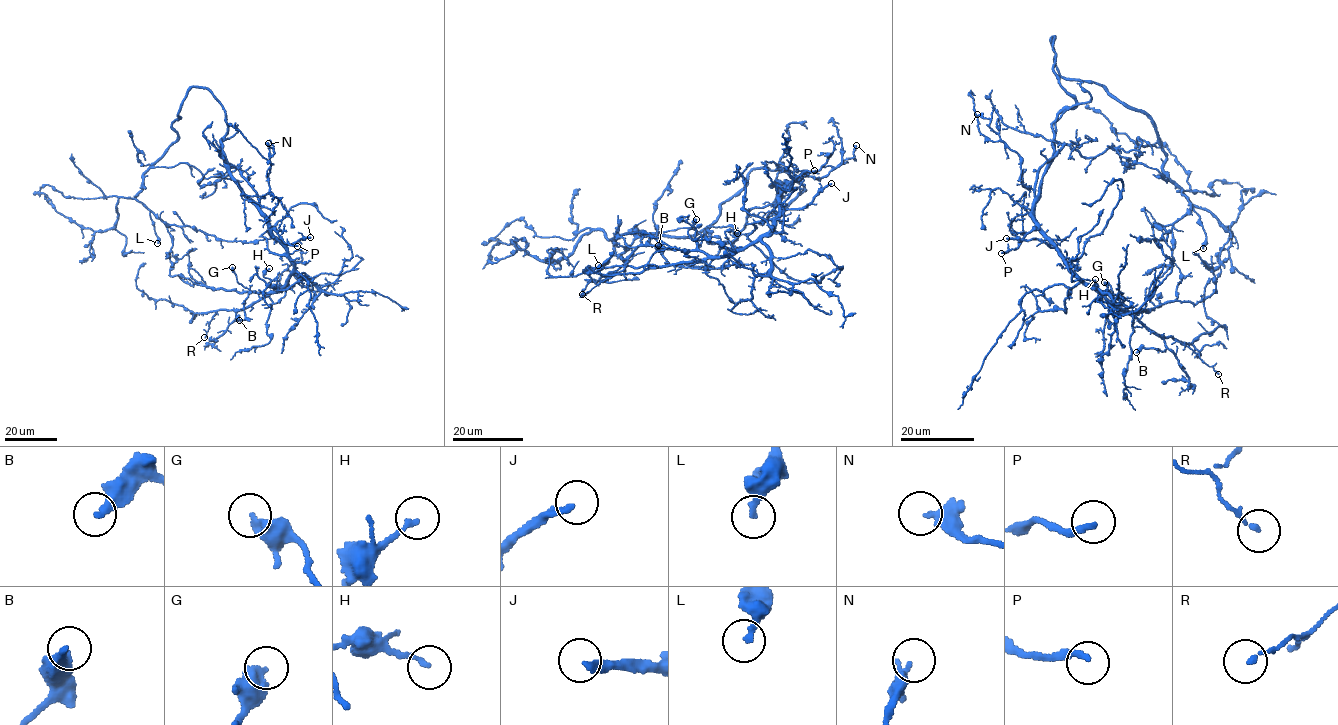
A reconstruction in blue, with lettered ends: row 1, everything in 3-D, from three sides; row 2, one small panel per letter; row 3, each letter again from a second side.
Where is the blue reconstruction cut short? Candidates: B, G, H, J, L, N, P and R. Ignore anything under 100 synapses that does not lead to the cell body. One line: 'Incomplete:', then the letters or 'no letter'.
Incomplete: J

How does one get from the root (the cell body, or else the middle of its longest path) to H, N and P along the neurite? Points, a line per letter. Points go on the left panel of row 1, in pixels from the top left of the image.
H: (221, 139), (221, 155), (229, 175), (266, 219), (293, 266), (282, 287), (276, 280), (263, 276), (269, 268)
N: (221, 139), (221, 155), (229, 175), (255, 204), (269, 191), (269, 159), (274, 151), (268, 143)
P: (221, 139), (221, 155), (229, 175), (284, 241), (297, 246)

